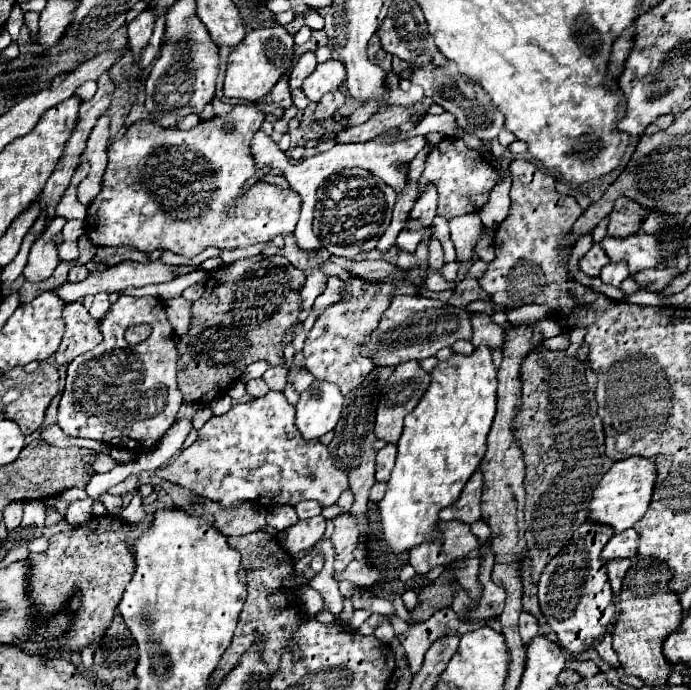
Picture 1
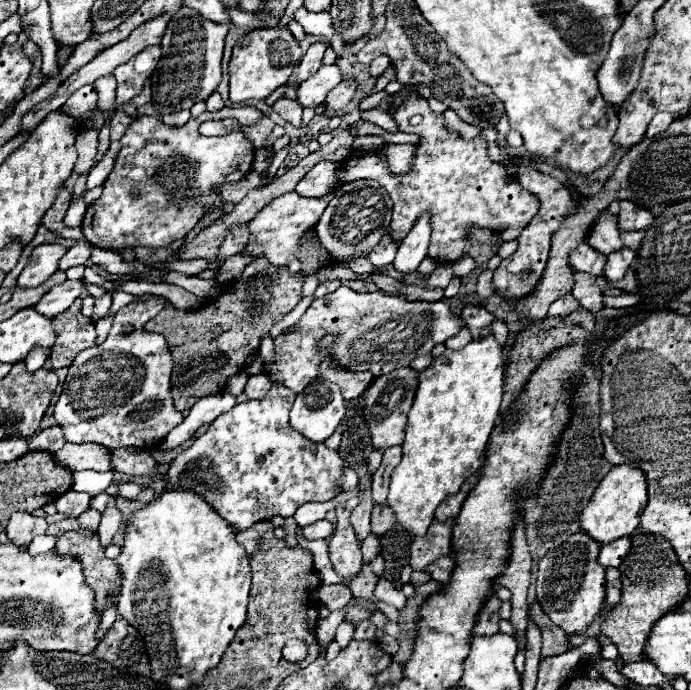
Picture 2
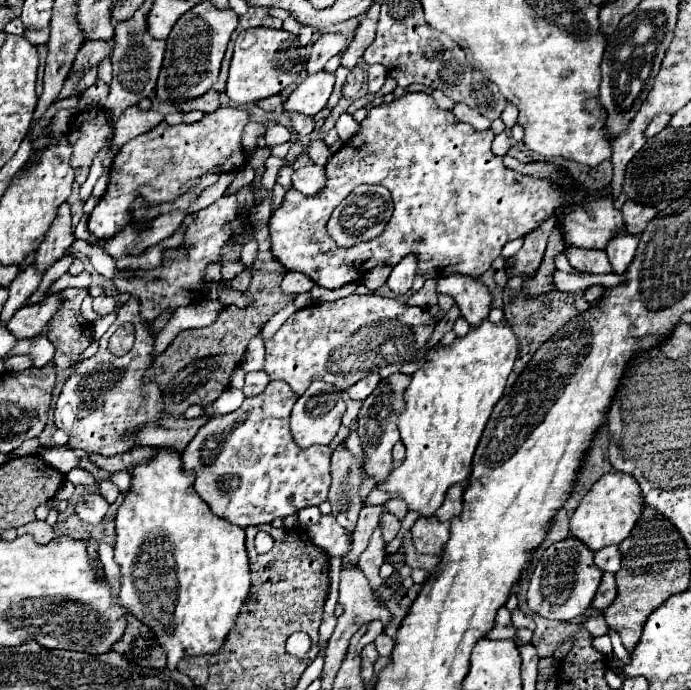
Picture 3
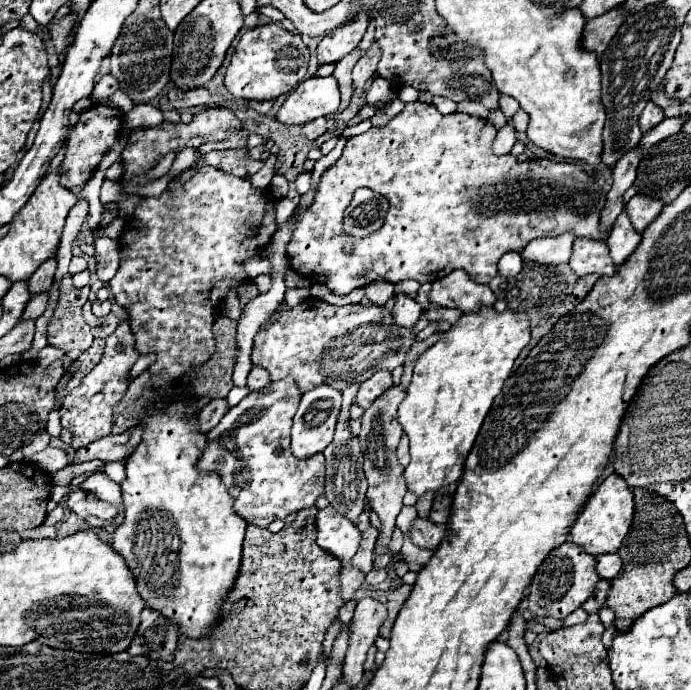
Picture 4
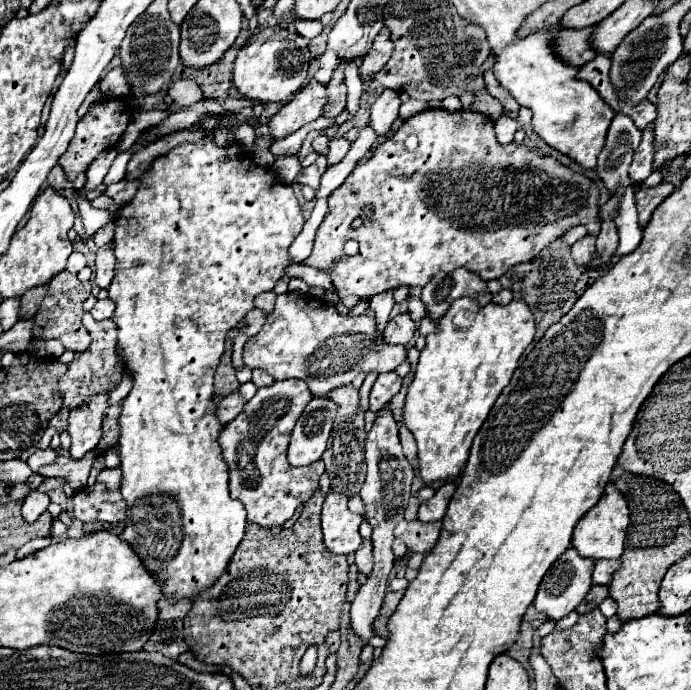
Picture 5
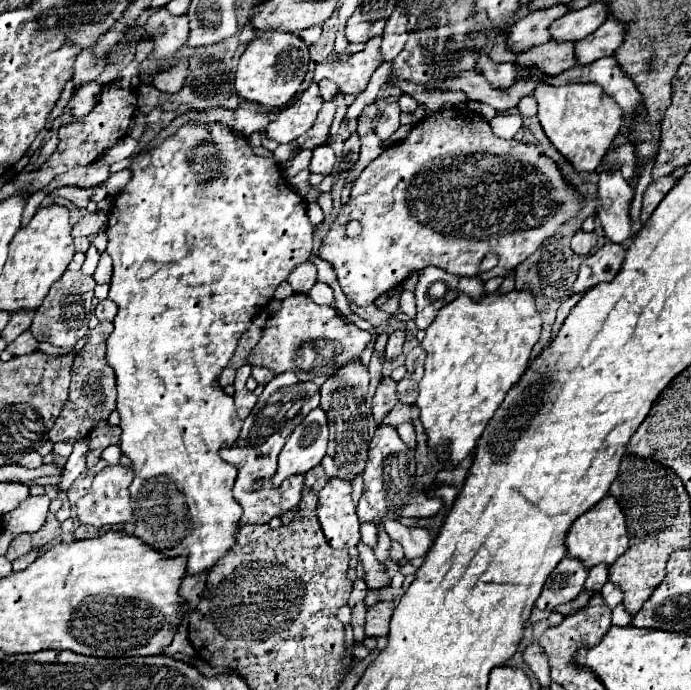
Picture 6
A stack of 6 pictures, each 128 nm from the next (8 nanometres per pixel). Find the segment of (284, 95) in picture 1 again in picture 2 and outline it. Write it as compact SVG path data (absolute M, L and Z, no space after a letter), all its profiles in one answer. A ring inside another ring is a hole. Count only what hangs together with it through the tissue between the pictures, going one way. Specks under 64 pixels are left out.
M280 98L274 102L272 106L274 112L278 112L286 122L290 122L292 126L300 126L300 120L302 120L302 108L296 100L290 100L290 98Z

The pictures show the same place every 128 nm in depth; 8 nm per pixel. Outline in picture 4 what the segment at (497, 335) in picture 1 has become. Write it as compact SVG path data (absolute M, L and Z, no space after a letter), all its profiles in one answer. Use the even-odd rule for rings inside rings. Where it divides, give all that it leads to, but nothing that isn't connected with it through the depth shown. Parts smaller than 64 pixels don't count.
M454 270L436 280L430 290L430 302L442 308L458 308L460 312L478 312L482 306L492 308L496 294L486 284L476 284L464 270Z

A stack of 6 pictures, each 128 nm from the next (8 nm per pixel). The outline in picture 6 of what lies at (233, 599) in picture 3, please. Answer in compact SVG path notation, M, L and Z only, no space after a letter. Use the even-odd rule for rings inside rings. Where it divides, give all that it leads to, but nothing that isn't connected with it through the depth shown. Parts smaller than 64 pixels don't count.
M210 122L210 124L186 124L182 126L174 136L166 138L158 148L148 150L144 156L138 156L132 166L132 180L116 196L114 208L108 214L108 248L106 252L114 260L114 274L110 282L110 294L108 298L116 302L118 314L114 318L114 332L106 340L106 356L108 364L116 372L118 382L118 412L120 412L120 448L122 454L132 460L134 480L130 484L130 498L132 498L132 512L134 512L134 536L146 542L148 546L156 548L160 554L176 558L186 554L188 576L198 576L202 572L208 572L236 542L238 534L238 522L242 516L240 504L232 496L232 484L236 480L236 468L228 462L224 462L218 454L218 450L224 444L236 442L236 436L240 434L242 420L236 418L234 400L232 396L224 394L222 386L218 384L218 376L222 368L228 364L236 350L236 342L242 336L242 332L248 328L254 314L266 306L276 286L288 278L288 274L302 262L308 260L312 254L312 224L306 214L306 200L292 192L288 182L284 180L280 166L274 158L260 158L252 152L246 138L236 134L232 128L224 126L222 122ZM162 542L176 542L170 548L162 548Z

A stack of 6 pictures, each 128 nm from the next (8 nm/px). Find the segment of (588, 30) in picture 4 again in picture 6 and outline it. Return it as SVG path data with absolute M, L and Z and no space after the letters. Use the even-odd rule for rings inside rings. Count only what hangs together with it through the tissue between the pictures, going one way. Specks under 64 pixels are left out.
M550 40L546 44L540 44L536 48L530 48L524 52L524 56L516 56L514 62L518 68L538 68L544 74L560 74L568 68L572 68L574 64L578 64L576 60L576 52L574 52L574 42L560 42L560 40Z

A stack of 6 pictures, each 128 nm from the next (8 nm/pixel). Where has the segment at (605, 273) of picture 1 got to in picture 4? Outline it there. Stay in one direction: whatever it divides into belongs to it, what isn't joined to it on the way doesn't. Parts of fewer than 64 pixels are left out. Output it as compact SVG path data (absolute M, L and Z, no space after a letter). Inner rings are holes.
M622 212L608 236L608 248L610 248L610 256L614 260L616 266L622 266L624 260L638 248L642 236L632 228L626 212Z

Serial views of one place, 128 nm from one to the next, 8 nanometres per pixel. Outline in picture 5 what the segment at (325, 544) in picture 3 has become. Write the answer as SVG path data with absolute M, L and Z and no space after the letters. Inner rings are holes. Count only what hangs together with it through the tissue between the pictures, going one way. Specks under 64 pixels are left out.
M330 492L322 506L324 544L334 554L352 554L362 544L358 526L364 518L358 514L352 514L346 502L348 502L346 496Z

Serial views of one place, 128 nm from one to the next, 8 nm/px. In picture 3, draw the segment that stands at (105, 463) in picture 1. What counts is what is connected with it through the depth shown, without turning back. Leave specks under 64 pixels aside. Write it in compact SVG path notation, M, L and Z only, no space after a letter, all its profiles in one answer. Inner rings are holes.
M60 446L60 448L46 448L42 450L42 460L48 462L50 468L56 468L58 472L70 472L72 468L76 468L80 464L80 458L76 456L76 452L68 446Z

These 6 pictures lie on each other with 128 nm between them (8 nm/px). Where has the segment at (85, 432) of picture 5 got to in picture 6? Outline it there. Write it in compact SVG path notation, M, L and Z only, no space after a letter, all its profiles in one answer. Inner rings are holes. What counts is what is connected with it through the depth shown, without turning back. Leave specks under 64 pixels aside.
M84 436L84 438L80 438L80 440L74 442L74 450L72 450L72 454L68 456L68 462L66 462L66 466L64 466L64 474L62 474L62 482L60 482L60 488L62 488L62 490L68 490L70 484L72 484L82 472L86 472L88 442L90 442L90 436Z

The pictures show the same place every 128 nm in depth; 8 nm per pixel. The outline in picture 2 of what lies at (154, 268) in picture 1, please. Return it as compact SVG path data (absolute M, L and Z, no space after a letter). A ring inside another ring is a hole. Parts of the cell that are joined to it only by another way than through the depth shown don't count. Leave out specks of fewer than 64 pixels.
M66 280L64 284L58 284L50 292L46 292L36 304L36 310L54 318L82 294L86 294L86 284L82 280Z

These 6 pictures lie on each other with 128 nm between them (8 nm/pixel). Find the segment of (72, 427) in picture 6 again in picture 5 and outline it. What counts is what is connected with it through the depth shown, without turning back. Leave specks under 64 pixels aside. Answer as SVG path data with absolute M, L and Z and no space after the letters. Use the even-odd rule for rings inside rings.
M88 312L84 314L82 318L84 326L88 328L90 336L92 336L92 348L88 348L88 352L84 354L78 354L70 366L68 366L68 372L60 378L58 382L58 388L60 388L60 394L62 394L62 408L60 412L54 414L54 418L50 420L44 436L46 438L52 438L56 432L64 432L68 422L68 414L64 414L64 406L70 410L70 408L76 408L76 404L82 404L84 400L88 400L88 396L92 392L100 392L100 388L116 388L116 384L120 382L120 376L122 376L122 370L116 368L118 364L118 358L116 358L116 343L117 343L117 326L112 322L112 320L104 320L104 322L98 322L94 320Z

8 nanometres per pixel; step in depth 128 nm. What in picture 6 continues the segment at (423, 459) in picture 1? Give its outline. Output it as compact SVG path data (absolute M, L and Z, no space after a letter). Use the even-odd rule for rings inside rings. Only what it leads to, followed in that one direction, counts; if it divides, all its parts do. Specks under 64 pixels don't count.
M512 290L508 294L488 294L480 302L470 300L460 294L454 302L446 304L436 320L426 328L426 336L422 340L422 348L426 350L424 376L420 380L420 390L416 398L416 406L420 408L420 422L428 436L428 448L436 454L446 454L446 468L462 462L474 448L482 430L486 428L492 412L500 406L506 392L520 380L520 374L526 370L530 352L540 338L542 318L534 308L532 296L528 292Z

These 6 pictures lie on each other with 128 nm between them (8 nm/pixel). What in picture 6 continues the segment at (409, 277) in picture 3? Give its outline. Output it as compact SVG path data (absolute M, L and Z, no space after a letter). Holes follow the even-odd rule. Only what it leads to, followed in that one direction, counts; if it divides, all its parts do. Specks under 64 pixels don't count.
M396 330L396 332L392 332L392 334L388 336L388 344L386 344L386 360L392 360L392 358L396 358L396 356L402 352L406 334L408 334L408 330Z

